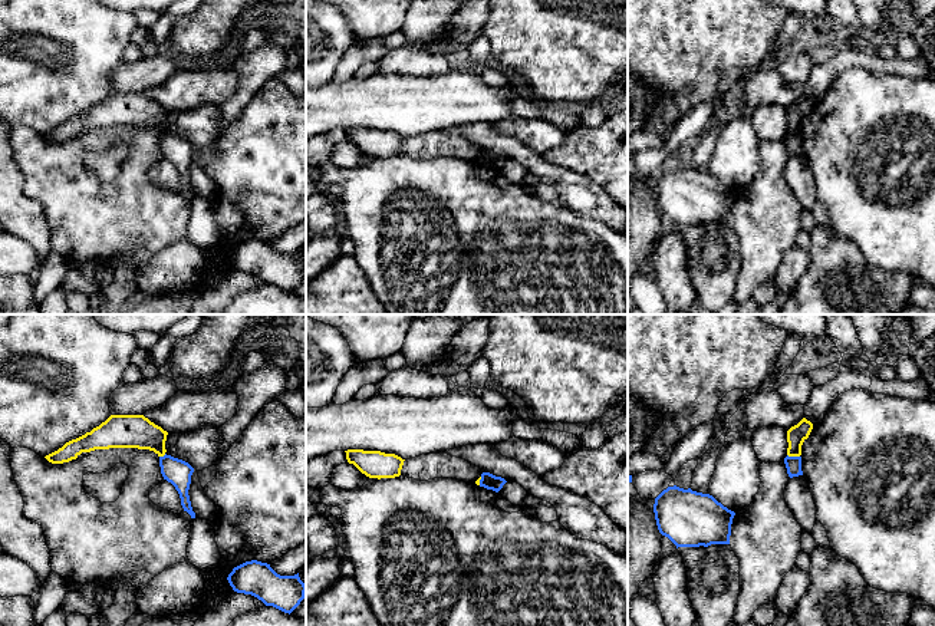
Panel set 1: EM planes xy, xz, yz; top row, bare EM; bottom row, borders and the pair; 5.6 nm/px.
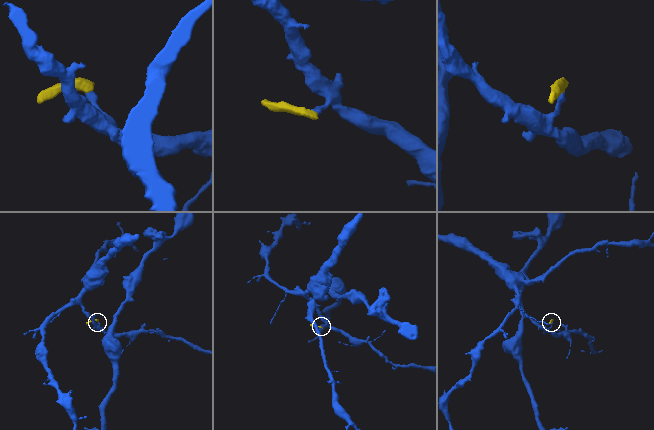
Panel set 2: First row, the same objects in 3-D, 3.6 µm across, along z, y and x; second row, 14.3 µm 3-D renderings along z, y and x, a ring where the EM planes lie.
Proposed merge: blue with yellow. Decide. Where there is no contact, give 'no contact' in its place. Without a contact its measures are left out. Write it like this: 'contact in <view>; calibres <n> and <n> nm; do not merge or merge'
contact in yz; calibres 90 and 110 nm; do not merge

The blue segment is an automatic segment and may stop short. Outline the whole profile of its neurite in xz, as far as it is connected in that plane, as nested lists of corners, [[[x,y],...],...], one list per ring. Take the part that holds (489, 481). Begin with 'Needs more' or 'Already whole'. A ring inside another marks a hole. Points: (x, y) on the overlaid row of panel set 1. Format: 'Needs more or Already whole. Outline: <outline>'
Already whole. Outline: [[[483,472],[480,480],[480,487],[498,492],[506,482],[507,481],[501,477],[496,477],[490,472]]]

